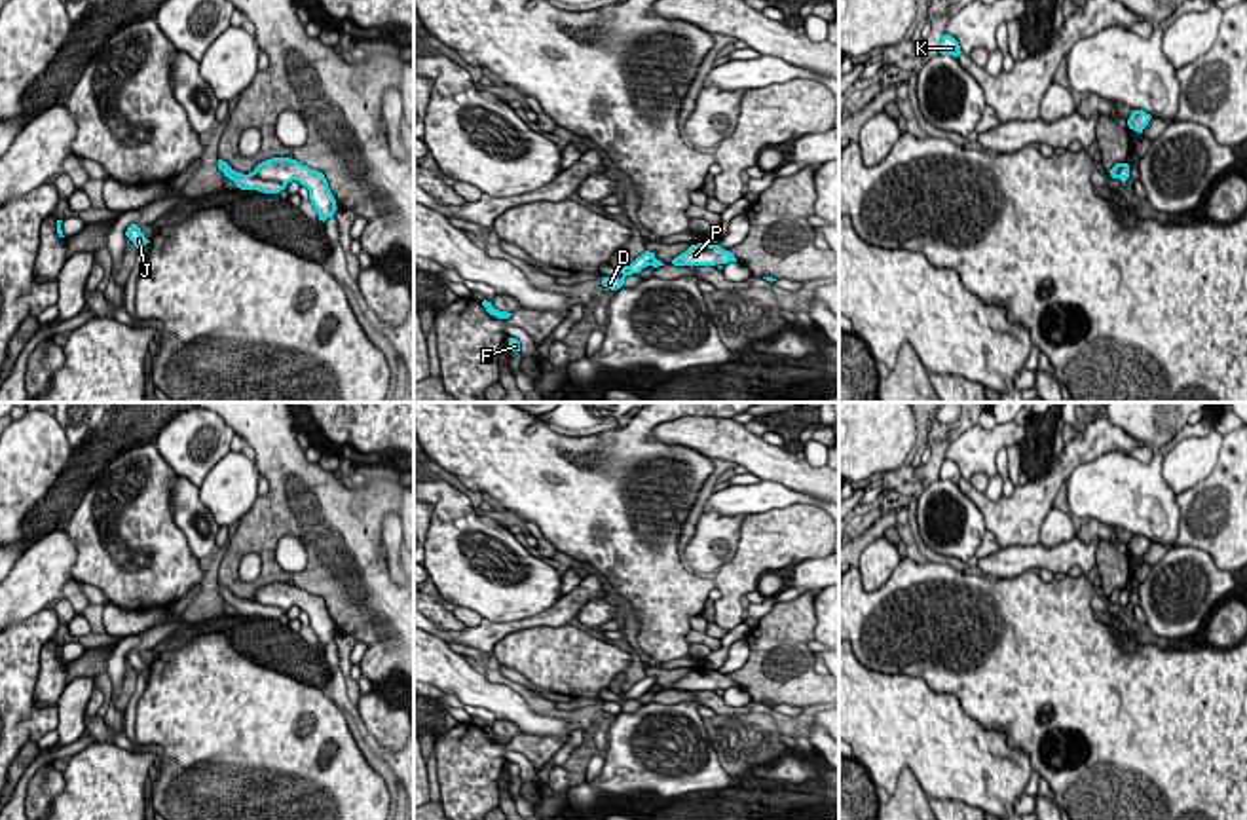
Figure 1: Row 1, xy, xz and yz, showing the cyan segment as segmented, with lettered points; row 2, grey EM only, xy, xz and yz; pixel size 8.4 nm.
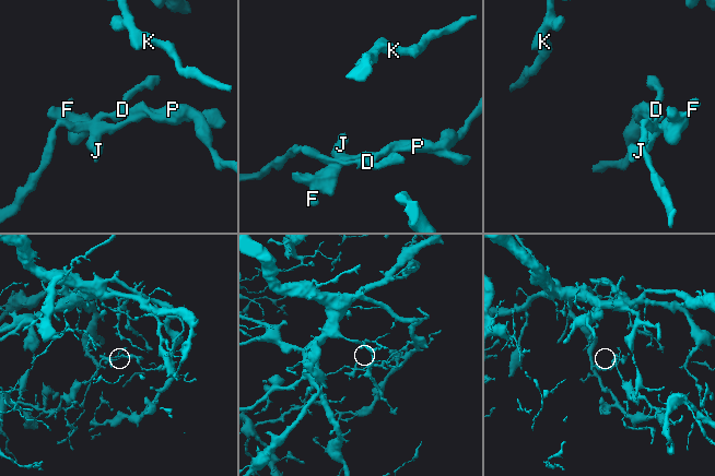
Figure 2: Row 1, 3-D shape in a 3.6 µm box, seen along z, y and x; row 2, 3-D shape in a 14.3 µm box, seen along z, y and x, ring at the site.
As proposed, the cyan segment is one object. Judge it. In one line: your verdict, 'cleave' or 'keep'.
cleave

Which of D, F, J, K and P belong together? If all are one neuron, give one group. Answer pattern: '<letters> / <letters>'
D / F J K P

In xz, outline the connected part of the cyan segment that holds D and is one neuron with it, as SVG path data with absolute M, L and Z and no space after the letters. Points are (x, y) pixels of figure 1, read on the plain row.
M645 676L642 681L638 681L630 691L624 691L621 695L623 702L604 702L602 710L617 716L624 710L624 702L632 699L640 699L643 693L647 693L655 685L655 678Z

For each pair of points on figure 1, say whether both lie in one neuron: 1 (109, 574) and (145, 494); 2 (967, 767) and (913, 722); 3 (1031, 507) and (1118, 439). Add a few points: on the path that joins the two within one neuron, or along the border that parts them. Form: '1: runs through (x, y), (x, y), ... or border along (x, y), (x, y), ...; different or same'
1: runs through (122, 555), (126, 513); same
2: runs through (953, 756), (927, 731); same
3: runs through (1048, 484), (1082, 448), (1096, 441); same

